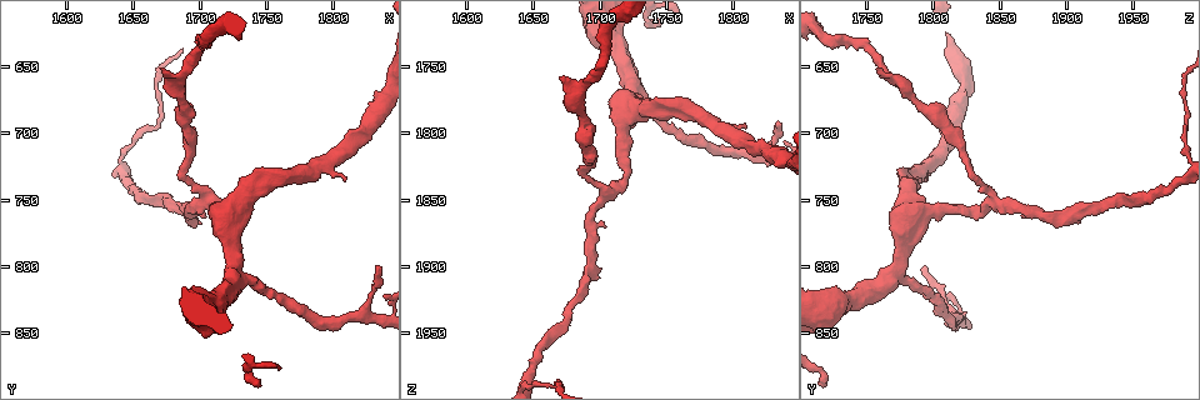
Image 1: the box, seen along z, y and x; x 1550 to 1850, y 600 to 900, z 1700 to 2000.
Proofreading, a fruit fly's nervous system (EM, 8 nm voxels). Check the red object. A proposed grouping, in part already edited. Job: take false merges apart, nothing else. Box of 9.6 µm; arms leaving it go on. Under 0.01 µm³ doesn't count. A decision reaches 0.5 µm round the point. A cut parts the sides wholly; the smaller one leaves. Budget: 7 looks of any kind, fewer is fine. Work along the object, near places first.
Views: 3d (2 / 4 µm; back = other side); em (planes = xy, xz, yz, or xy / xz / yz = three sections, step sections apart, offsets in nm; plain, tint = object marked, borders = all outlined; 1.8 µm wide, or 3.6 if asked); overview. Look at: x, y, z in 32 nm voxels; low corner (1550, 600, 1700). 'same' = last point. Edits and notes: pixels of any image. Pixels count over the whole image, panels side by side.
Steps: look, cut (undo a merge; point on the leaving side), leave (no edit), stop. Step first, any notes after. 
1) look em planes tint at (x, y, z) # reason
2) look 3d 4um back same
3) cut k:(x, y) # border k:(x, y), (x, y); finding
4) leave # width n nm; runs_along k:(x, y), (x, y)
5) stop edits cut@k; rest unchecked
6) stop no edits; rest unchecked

look em planes tint at (1710, 750, 1844) # sharp bend

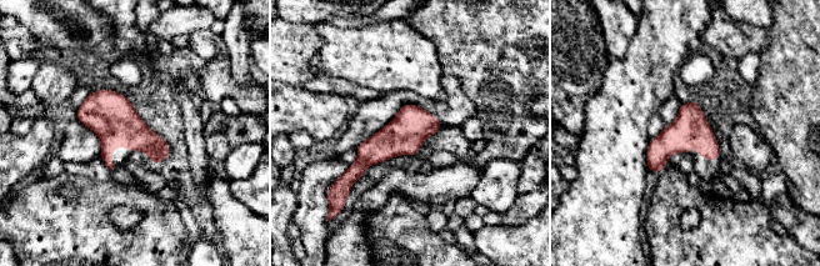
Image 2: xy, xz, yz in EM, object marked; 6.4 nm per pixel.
leave # width 240 nm; runs_along 2:(436, 123), (413, 125), (349, 175); continuous, no second neuron

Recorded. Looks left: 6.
look em xy step 4 plain at (1822, 838, 1816) # sudden change in width

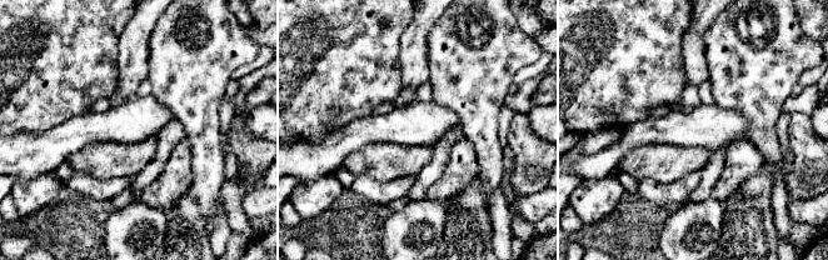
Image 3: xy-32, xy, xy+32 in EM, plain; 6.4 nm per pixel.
look em xy step 4 tint same # where the object lies

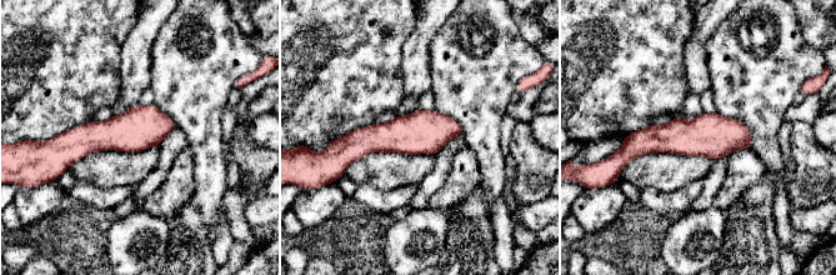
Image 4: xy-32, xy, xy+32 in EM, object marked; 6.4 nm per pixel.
leave # width 280 nm; runs_along 4:(747, 134), (655, 138), (625, 144); all the same neuron

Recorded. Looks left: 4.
look 3d 4um at (1720, 758, 1792)

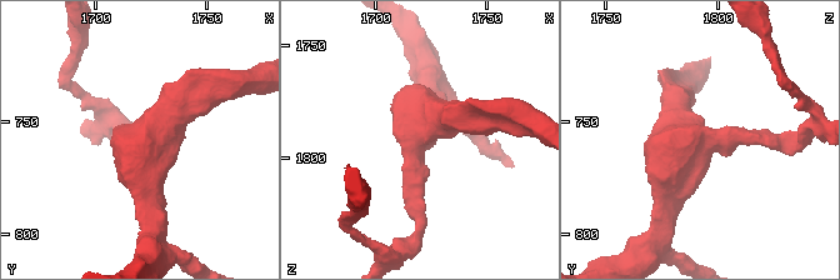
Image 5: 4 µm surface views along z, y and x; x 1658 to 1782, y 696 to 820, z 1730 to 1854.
look em 3.6um yz step 16 tint at (1718, 758, 1792) # need the tissue

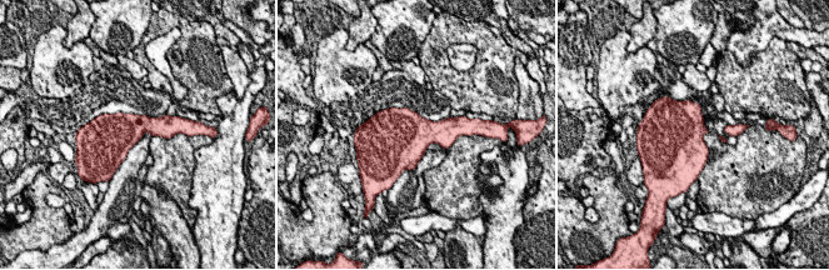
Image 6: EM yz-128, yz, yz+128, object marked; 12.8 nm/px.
leave # width 380 nm; all the same neuron

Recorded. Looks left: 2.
stop no edits; rest unchecked

